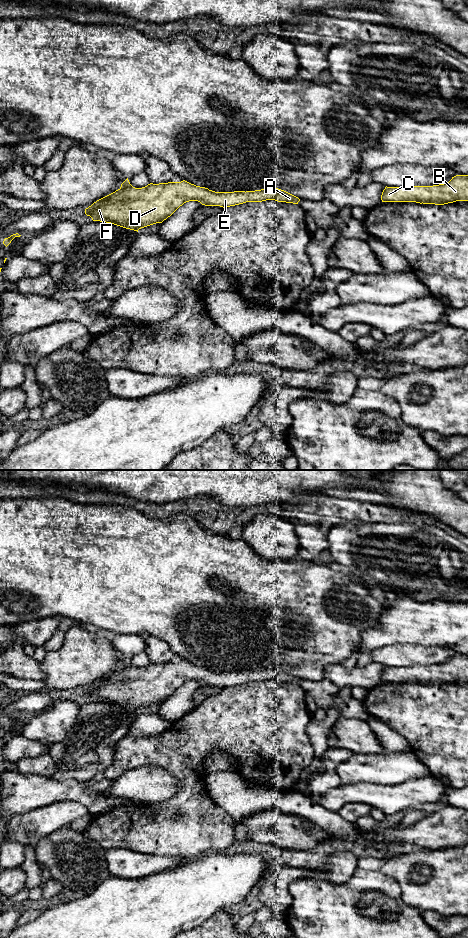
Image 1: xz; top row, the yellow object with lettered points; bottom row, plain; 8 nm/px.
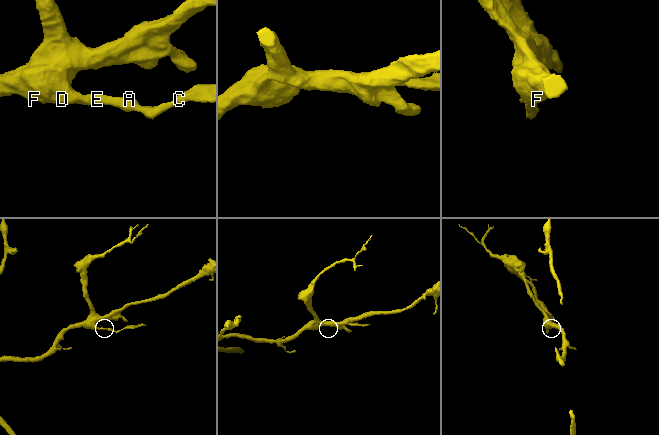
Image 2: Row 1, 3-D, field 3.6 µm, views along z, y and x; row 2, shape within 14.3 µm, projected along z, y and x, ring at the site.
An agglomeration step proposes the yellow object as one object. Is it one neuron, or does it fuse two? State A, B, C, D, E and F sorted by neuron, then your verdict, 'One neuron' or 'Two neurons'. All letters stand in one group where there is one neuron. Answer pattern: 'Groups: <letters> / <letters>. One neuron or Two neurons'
Groups: A B C D E F. One neuron

